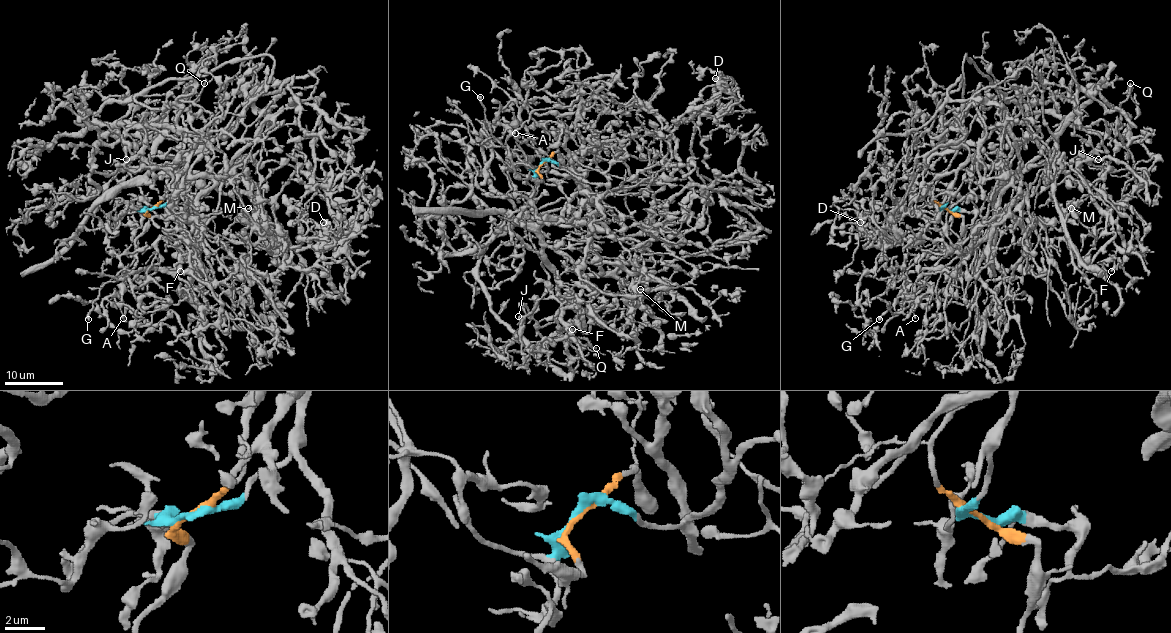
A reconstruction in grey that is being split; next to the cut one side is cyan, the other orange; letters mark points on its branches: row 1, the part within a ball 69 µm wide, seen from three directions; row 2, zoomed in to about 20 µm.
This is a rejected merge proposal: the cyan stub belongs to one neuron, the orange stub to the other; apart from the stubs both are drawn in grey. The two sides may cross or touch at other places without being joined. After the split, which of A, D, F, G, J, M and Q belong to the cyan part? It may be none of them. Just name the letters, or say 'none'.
D, F, J, M

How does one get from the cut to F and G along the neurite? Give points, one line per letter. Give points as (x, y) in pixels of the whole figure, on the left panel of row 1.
F: (151, 208), (180, 189), (187, 159), (146, 176), (187, 167), (170, 211), (180, 226), (180, 271)
G: (151, 208), (146, 213), (148, 227), (135, 242), (138, 261), (132, 268), (120, 270), (101, 286), (88, 320)

